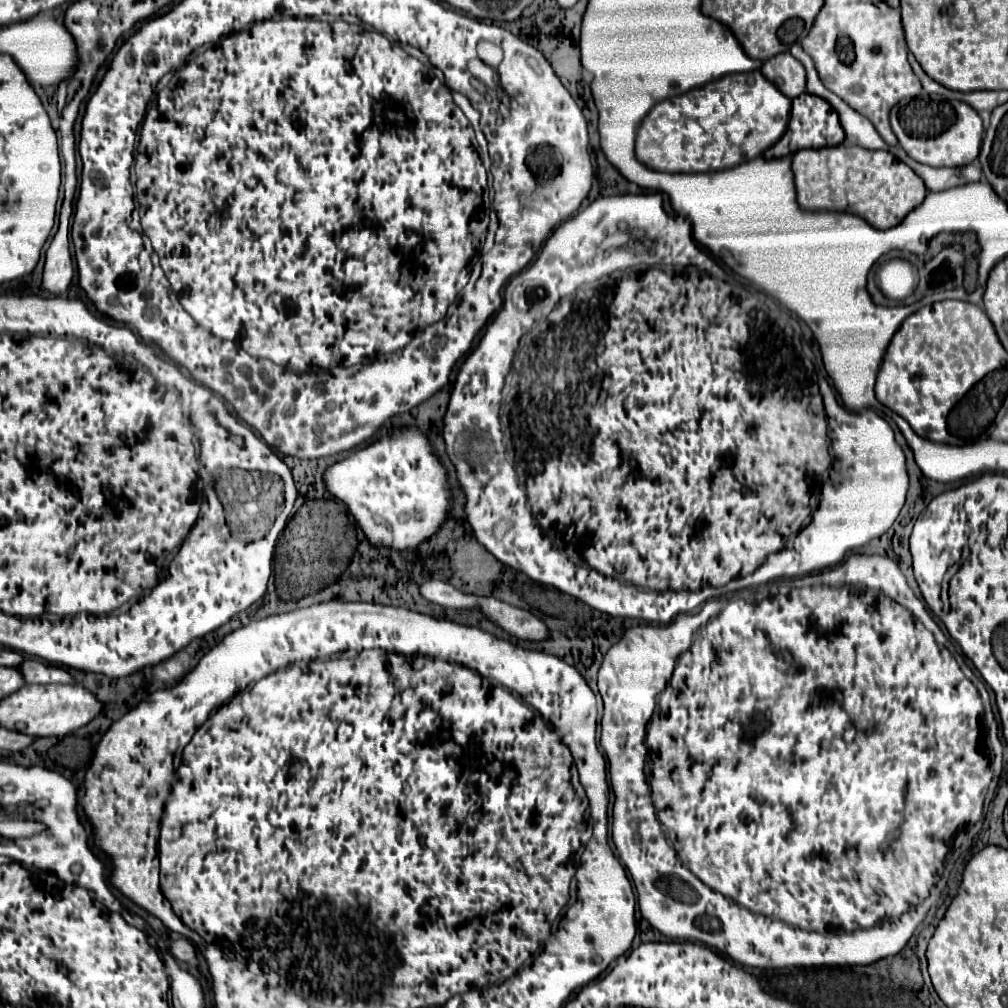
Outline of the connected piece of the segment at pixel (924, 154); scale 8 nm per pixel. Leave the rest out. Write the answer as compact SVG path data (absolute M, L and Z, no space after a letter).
M922 93L918 97L898 101L890 111L890 123L902 149L918 163L930 167L962 167L972 163L980 153L984 127L982 119L968 103Z

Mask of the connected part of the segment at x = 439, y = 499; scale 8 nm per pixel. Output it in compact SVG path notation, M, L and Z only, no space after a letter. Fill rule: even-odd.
M402 427L400 431L388 433L378 441L374 441L372 445L368 445L366 449L360 449L350 457L330 465L324 471L324 485L332 497L346 503L348 511L354 515L356 523L366 535L368 543L372 543L374 547L390 547L396 551L416 553L424 541L432 539L442 529L442 525L450 519L450 511L452 511L448 469L440 463L430 439L418 427ZM416 509L424 511L426 517L424 521L414 519Z

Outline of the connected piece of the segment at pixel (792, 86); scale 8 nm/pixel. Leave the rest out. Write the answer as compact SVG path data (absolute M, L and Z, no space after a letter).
M780 53L768 59L762 67L762 75L790 99L796 99L804 93L806 71L790 53Z

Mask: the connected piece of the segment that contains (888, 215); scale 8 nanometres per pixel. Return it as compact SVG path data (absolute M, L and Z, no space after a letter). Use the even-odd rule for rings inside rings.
M854 145L804 149L792 155L792 171L796 177L798 205L804 211L848 211L866 219L876 229L896 227L926 197L924 181L906 163L900 163L888 151L870 151L870 149L854 147Z

